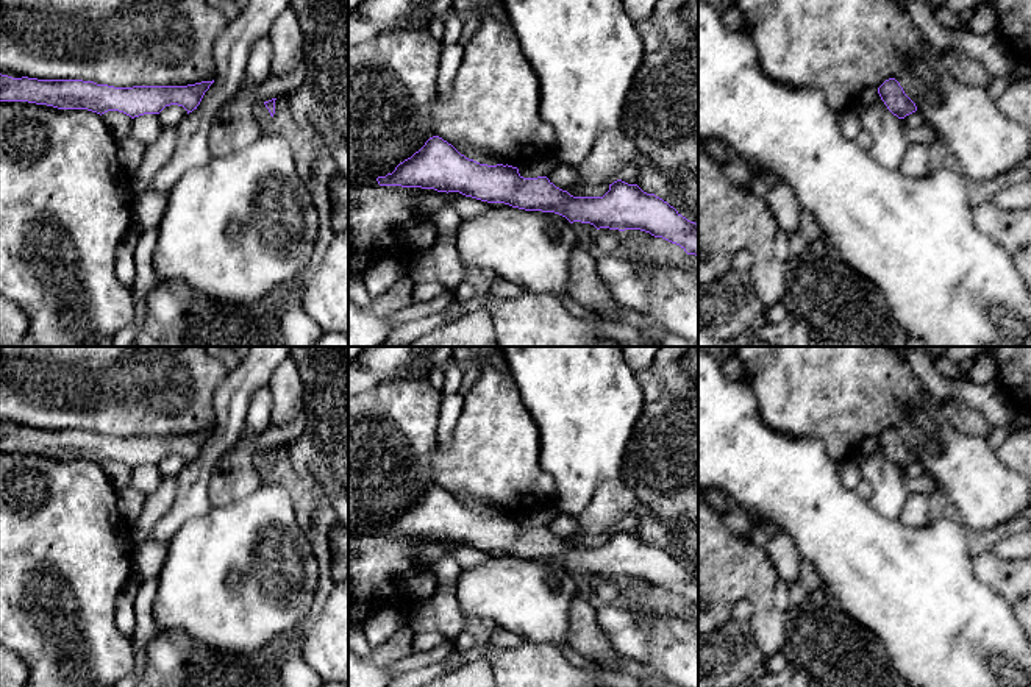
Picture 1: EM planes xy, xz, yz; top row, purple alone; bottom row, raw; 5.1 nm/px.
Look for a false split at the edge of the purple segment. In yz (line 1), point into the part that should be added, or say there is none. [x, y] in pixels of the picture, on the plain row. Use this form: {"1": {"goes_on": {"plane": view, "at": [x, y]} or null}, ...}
{"1": {"goes_on": null}}

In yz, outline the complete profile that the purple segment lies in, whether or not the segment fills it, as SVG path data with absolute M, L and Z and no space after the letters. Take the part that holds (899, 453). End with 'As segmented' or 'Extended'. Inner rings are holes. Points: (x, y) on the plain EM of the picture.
M895 428L886 429L879 437L878 443L887 459L898 468L917 461L915 453L904 443L903 437Z. As segmented

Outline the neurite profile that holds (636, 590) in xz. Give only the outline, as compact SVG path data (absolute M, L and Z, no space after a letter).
M625 579L623 592L628 596L626 606L631 607L639 621L648 626L653 625L656 614L661 610L650 603L648 592L653 589L650 582L640 579Z

